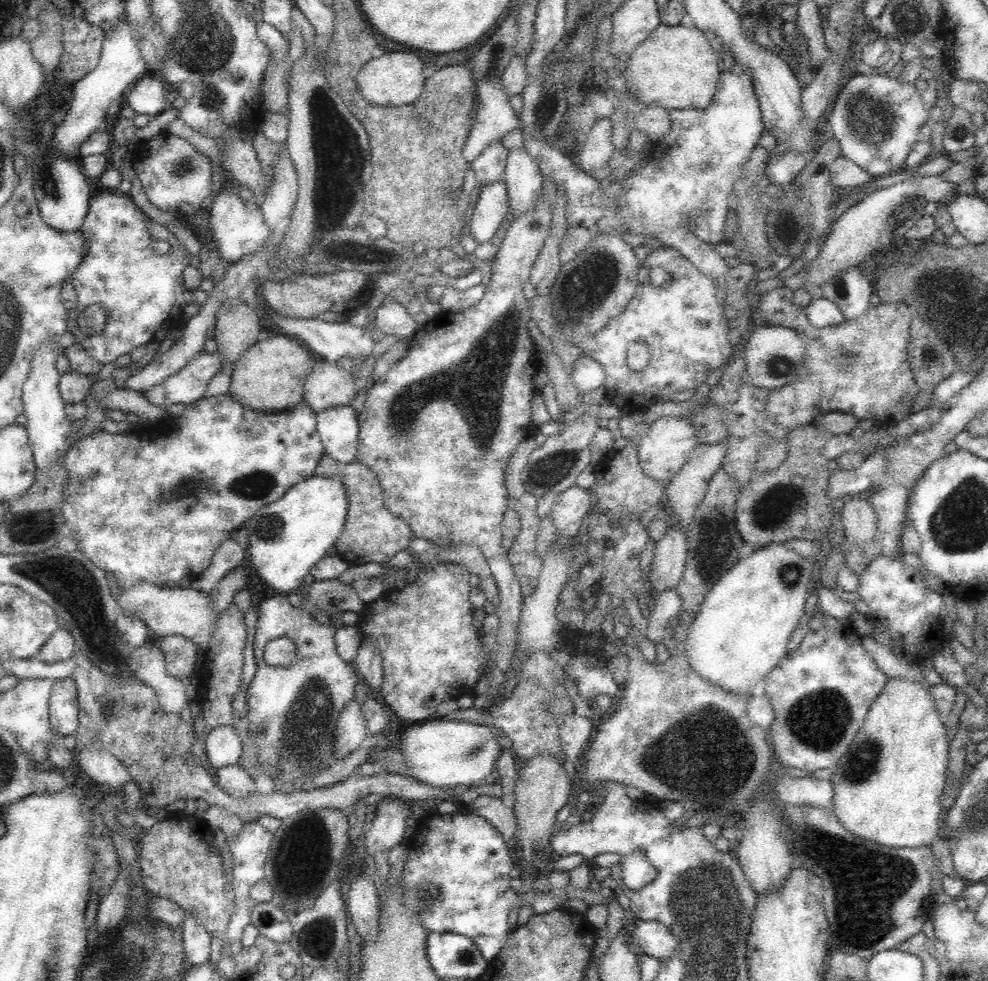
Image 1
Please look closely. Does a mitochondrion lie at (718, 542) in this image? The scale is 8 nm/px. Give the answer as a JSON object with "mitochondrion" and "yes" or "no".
{"mitochondrion":"yes"}

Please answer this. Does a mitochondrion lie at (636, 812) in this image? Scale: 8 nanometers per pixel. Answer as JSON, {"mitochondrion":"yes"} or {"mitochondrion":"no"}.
{"mitochondrion":"no"}

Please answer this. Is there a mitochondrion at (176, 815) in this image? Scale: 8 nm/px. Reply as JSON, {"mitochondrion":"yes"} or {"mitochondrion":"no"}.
{"mitochondrion":"no"}

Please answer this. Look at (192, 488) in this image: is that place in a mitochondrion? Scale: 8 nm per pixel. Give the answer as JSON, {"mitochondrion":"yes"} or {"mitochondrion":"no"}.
{"mitochondrion":"yes"}

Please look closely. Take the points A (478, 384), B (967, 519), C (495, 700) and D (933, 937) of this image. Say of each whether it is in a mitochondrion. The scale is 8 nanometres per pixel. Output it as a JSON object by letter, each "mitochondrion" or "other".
{"A":"mitochondrion","B":"mitochondrion","C":"other","D":"other"}

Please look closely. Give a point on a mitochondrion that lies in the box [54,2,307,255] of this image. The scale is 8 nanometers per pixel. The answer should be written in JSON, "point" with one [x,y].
{"point":[204,54]}

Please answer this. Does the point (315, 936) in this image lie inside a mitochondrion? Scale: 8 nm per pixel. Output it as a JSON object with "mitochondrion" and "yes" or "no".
{"mitochondrion":"yes"}

